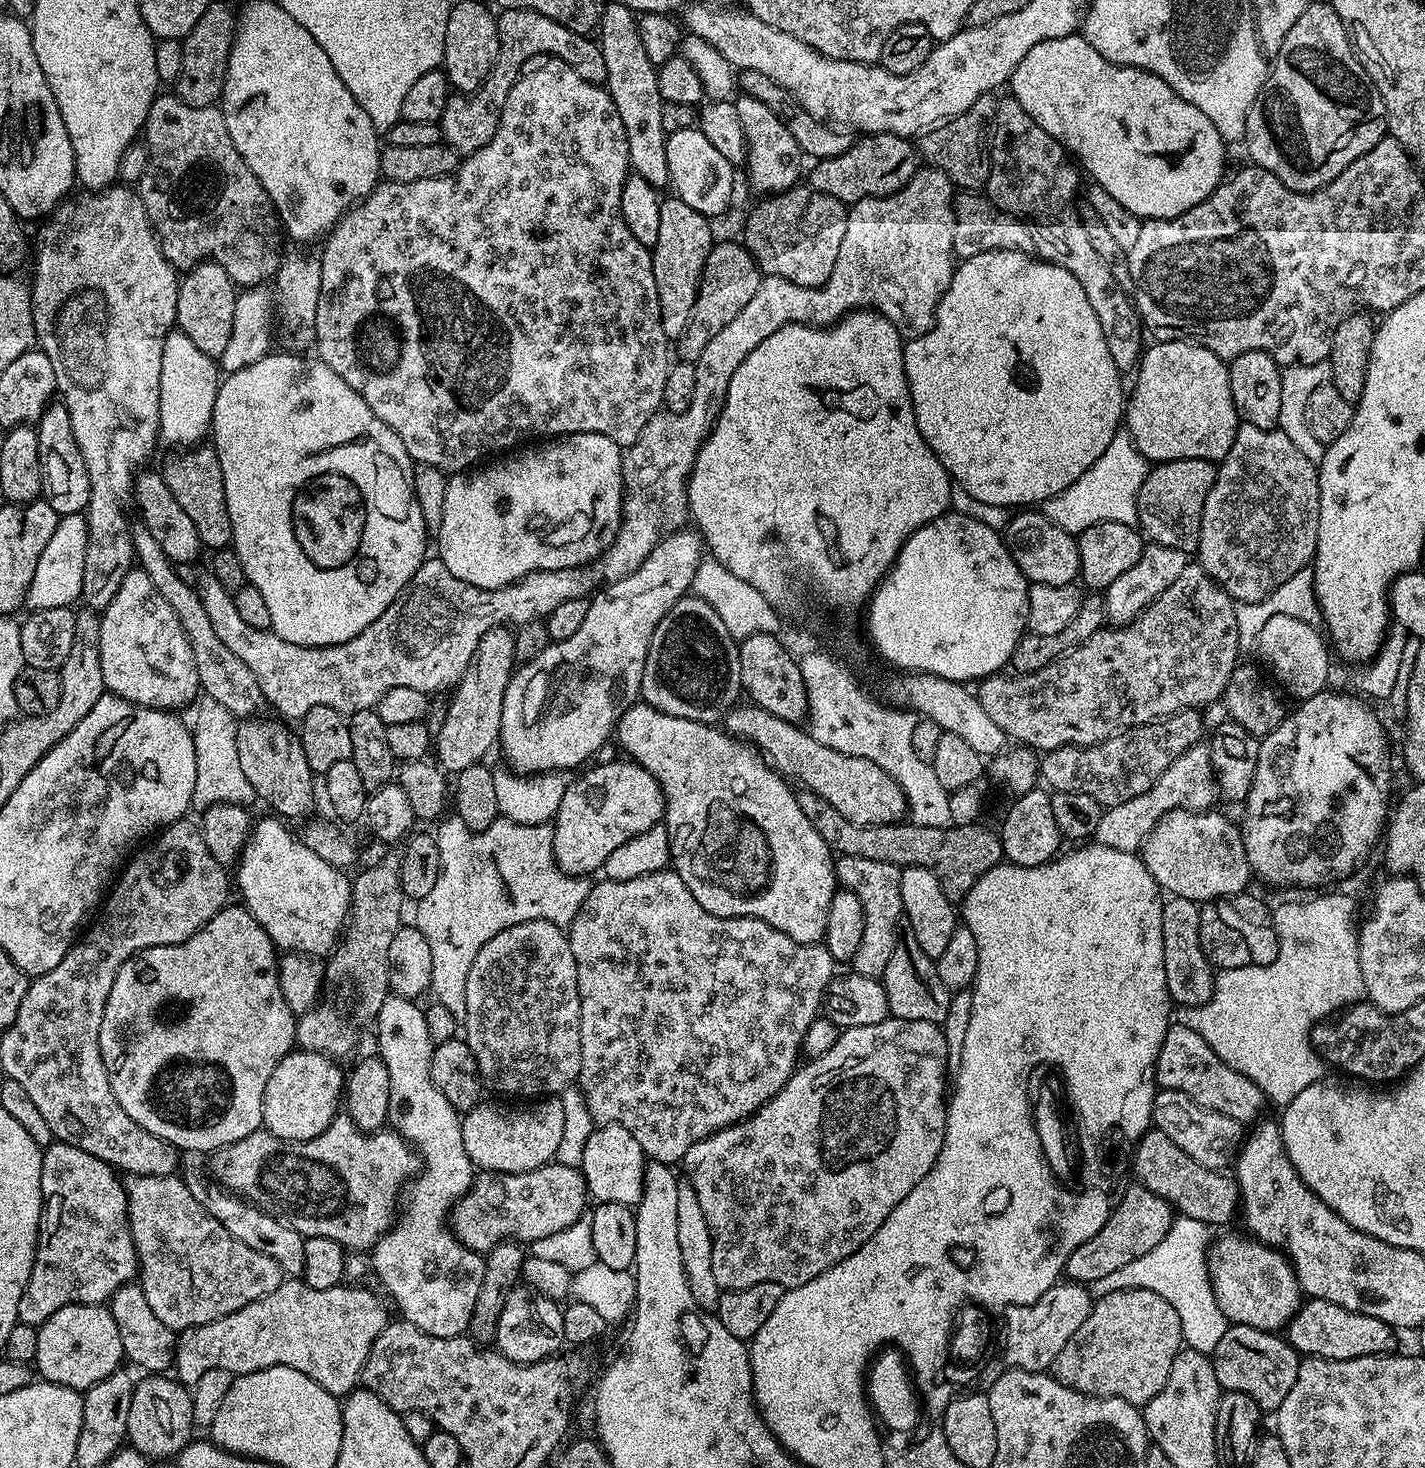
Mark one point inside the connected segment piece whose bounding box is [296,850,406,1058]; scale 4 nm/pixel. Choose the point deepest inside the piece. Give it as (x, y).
(356, 972)

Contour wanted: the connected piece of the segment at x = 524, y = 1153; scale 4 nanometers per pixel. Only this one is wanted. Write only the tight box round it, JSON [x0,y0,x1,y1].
[461,1096,566,1173]

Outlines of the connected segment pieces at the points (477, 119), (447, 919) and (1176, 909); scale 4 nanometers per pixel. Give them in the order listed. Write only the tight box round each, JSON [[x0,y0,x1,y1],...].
[[440,8,607,154],[414,814,590,1022],[1162,896,1214,1008]]

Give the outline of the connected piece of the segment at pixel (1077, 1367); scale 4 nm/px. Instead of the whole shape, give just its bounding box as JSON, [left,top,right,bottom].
[1050,1290,1183,1406]

